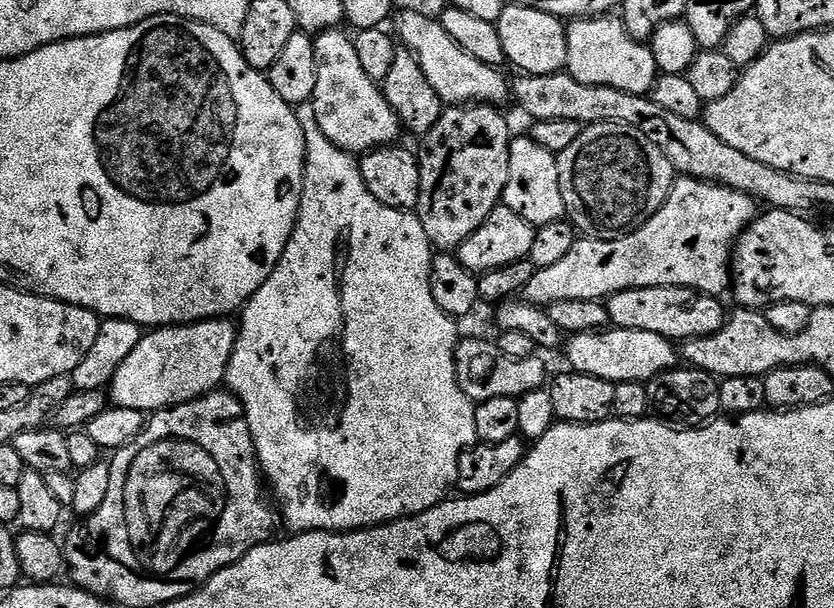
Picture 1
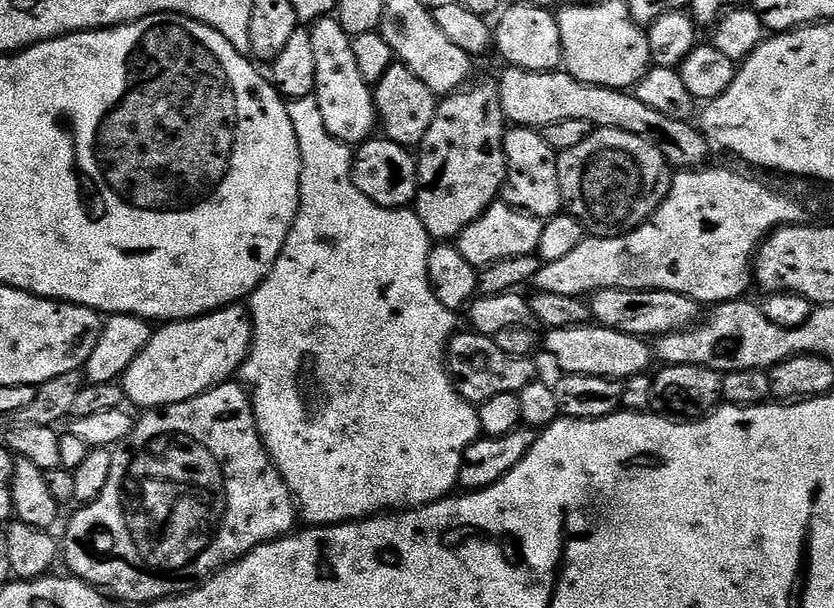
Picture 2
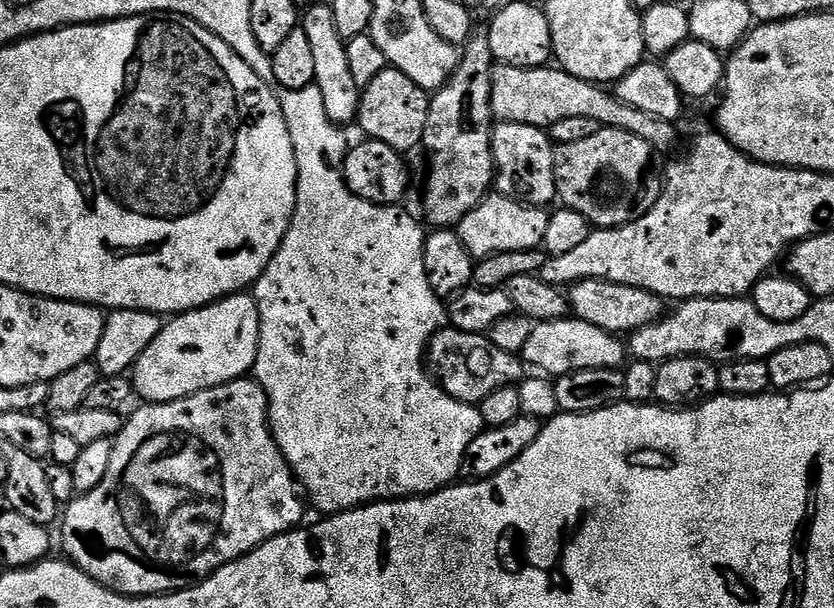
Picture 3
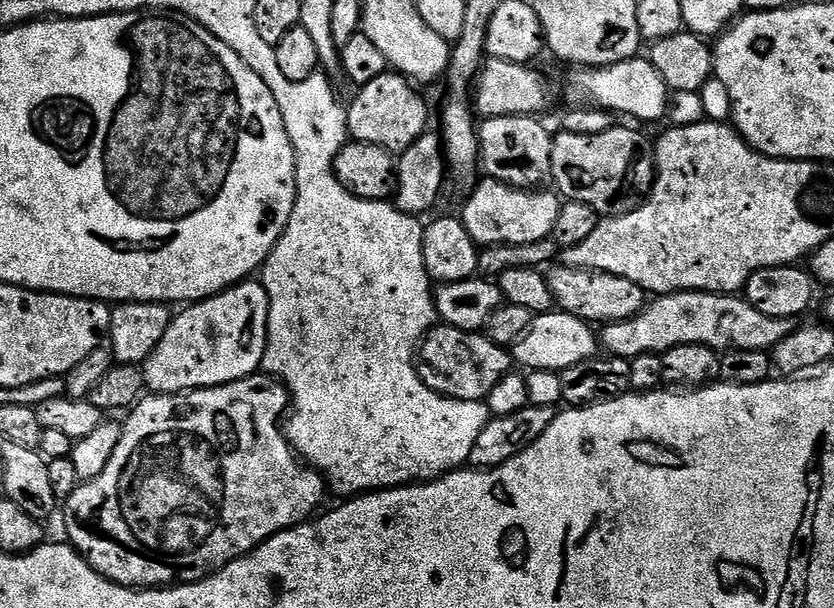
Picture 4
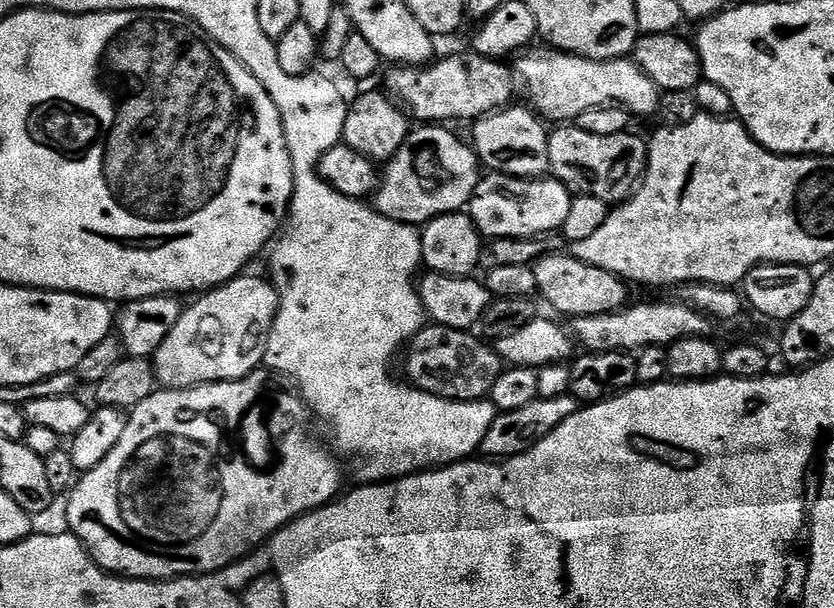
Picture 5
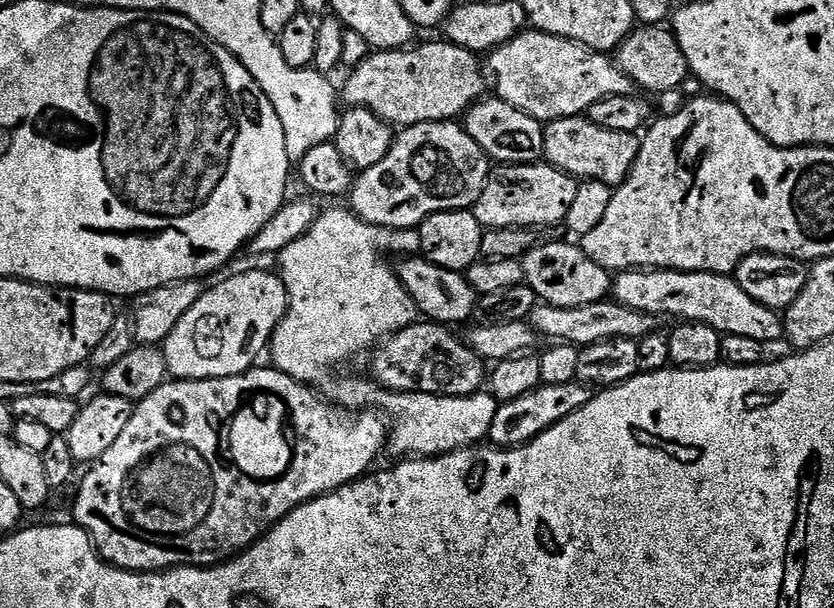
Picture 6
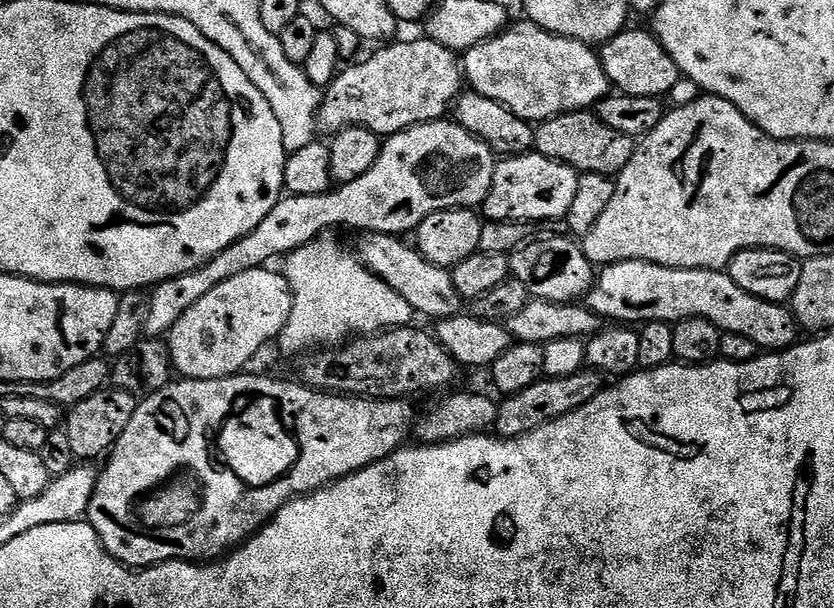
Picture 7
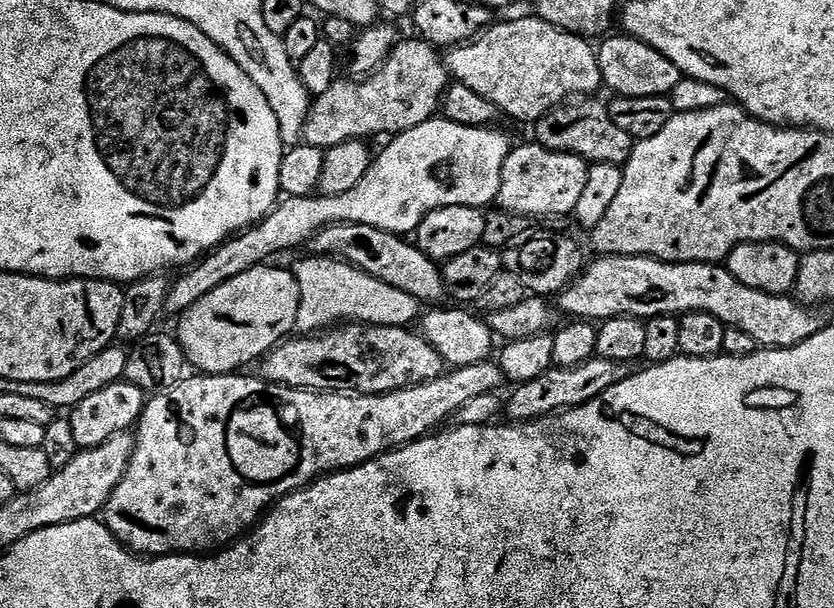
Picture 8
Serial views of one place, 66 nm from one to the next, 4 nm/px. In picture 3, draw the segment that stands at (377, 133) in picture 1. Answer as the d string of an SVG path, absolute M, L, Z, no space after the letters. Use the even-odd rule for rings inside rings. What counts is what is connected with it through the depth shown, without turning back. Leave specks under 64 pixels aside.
M331 3L316 4L309 12L305 11L302 16L302 27L306 39L310 41L310 51L314 54L315 86L322 90L322 103L326 105L326 114L330 114L330 118L336 124L347 126L351 120L353 123L357 119L362 90L354 82L354 74L350 74L347 47L338 34Z

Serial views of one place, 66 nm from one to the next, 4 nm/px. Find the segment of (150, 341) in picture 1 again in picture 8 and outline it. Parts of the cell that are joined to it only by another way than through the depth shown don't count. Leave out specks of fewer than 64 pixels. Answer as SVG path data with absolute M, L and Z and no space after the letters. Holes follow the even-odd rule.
M261 266L230 282L222 282L179 317L178 339L193 369L204 374L236 374L243 364L259 361L281 340L291 337L300 309L300 287L295 271Z

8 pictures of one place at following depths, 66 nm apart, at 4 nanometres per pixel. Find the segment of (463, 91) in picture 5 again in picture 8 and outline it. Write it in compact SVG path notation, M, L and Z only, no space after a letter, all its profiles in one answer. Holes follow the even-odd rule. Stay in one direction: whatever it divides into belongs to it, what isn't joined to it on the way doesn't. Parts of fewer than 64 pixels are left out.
M411 39L396 43L382 67L371 76L337 78L326 94L315 97L304 119L303 143L327 150L347 140L399 134L433 119L441 109L450 73L437 49L422 39Z

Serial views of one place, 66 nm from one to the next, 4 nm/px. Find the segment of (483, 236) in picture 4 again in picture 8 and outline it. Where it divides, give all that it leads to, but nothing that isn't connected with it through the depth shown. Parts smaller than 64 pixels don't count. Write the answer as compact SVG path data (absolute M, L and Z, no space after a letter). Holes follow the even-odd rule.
M535 142L513 147L502 166L502 186L496 195L496 204L503 211L519 216L571 217L586 186L588 166L587 160L574 154L555 152Z

